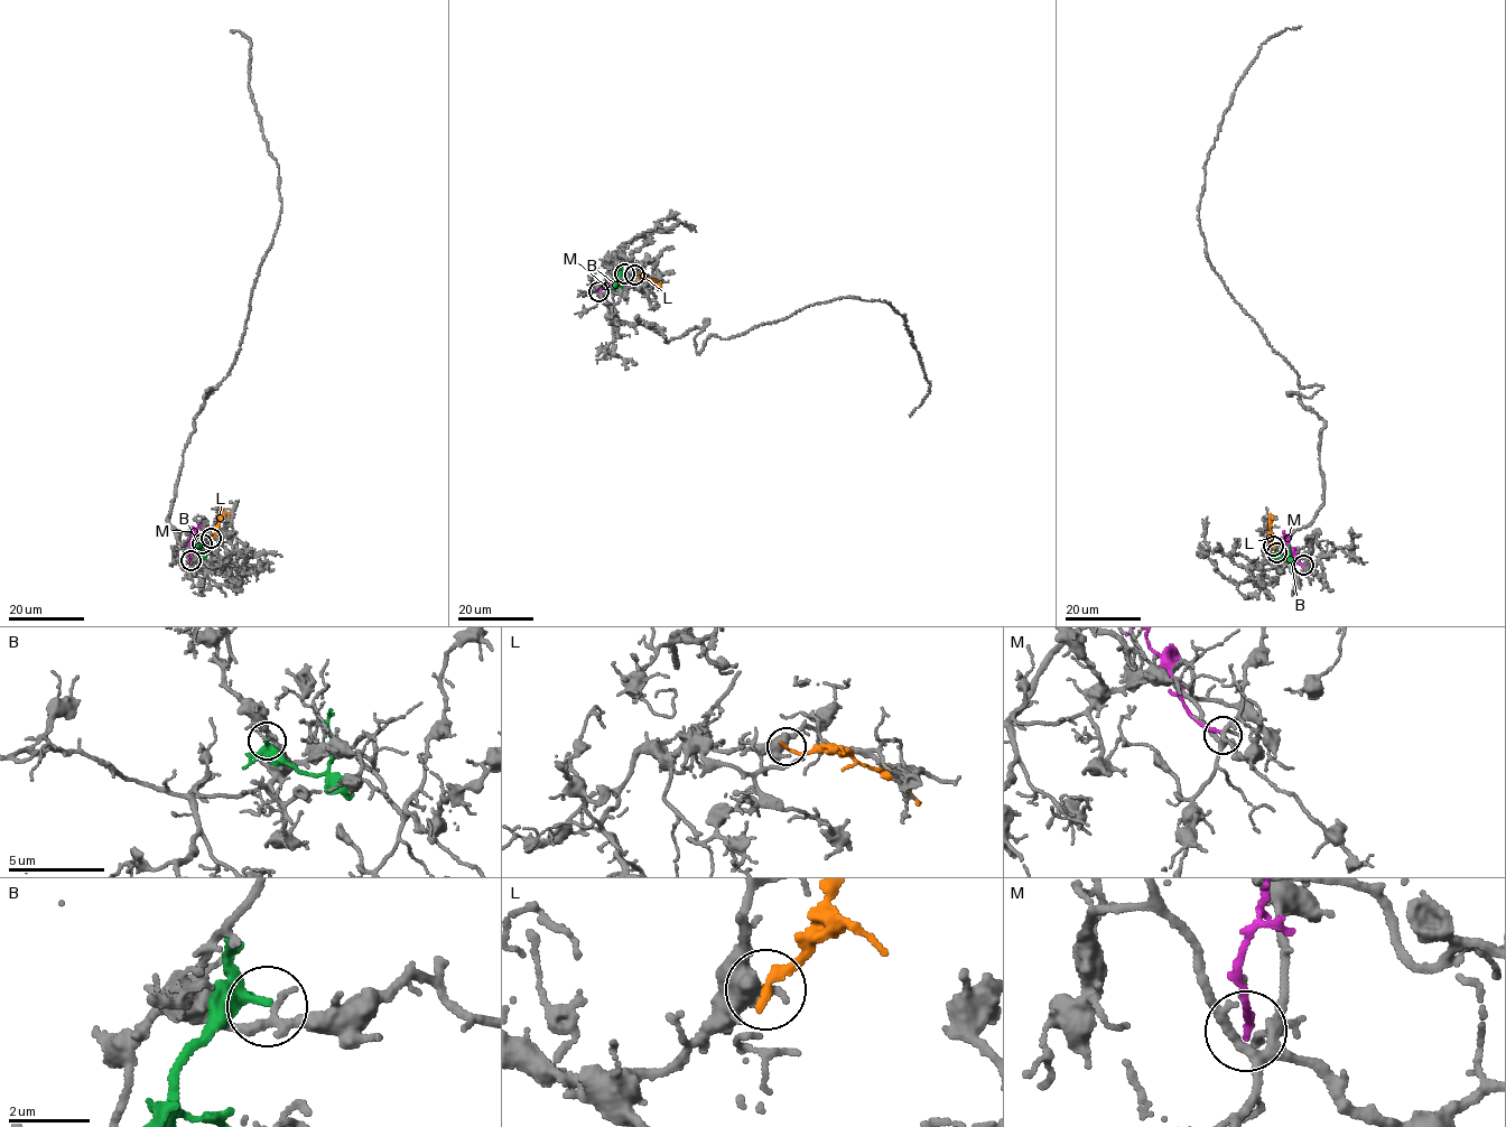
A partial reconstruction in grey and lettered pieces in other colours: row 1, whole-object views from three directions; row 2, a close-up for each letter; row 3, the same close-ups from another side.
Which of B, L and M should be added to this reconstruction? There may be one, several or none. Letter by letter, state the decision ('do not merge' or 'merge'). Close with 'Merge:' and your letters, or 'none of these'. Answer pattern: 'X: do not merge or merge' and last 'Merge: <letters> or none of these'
B: do not merge
L: do not merge
M: do not merge
Merge: none of these

